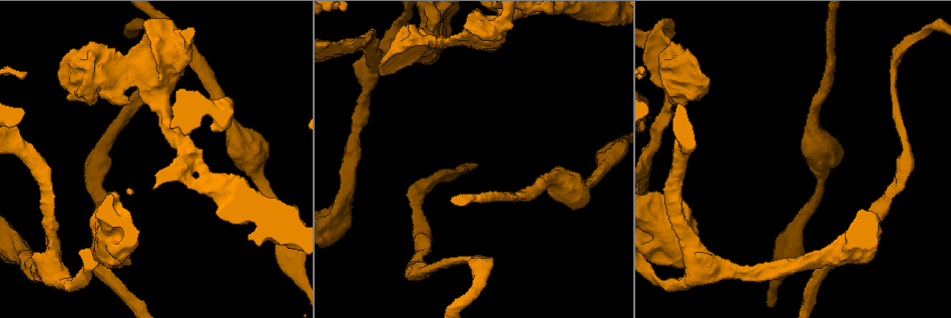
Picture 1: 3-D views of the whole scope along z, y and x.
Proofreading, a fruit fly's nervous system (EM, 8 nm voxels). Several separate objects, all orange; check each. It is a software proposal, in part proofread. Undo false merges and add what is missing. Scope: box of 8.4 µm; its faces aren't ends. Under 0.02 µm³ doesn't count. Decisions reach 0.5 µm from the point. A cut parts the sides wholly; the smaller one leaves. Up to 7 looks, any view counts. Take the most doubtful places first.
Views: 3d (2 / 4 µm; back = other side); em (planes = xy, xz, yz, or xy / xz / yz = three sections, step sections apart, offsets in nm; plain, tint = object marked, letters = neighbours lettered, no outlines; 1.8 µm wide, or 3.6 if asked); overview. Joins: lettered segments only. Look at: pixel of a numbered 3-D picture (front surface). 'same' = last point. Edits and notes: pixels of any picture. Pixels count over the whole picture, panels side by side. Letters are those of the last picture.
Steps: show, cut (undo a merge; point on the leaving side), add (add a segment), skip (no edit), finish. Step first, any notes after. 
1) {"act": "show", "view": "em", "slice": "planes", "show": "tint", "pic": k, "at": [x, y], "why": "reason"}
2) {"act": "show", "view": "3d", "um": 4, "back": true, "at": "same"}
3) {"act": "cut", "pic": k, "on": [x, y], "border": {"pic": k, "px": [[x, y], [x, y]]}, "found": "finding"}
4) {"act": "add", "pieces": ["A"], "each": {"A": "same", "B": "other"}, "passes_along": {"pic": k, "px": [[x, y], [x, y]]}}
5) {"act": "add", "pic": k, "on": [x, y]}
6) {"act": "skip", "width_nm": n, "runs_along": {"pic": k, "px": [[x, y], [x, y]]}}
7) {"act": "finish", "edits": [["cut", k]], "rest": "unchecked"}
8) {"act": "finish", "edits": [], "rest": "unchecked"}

{"act": "show", "view": "em", "slice": "xz", "step": 8, "show": "tint", "pic": 1, "at": [103, 76], "why": "sharp bend"}

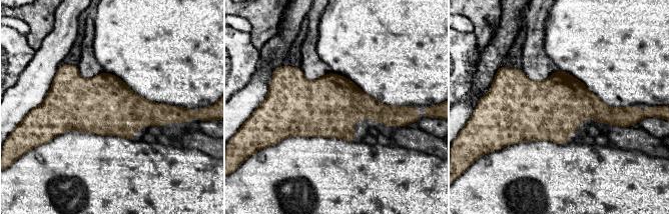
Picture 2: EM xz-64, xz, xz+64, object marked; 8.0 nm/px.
{"act": "show", "view": "em", "slice": "xy", "step": 8, "show": "tint", "at": "same"}

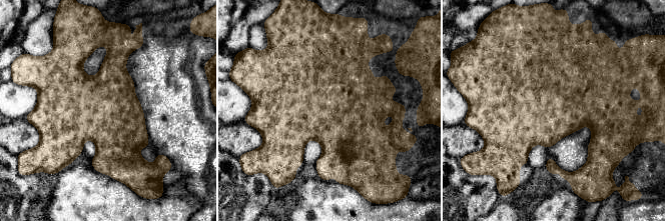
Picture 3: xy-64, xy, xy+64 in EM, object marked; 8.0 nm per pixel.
{"act": "show", "view": "em", "slice": "xy", "step": 8, "show": "letters", "at": "same", "why": "what lies round it"}

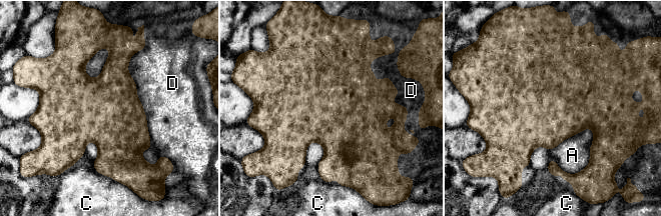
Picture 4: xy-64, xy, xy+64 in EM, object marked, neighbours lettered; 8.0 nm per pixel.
{"act": "skip", "each": {"A": "other", "C": "other", "D": "other"}, "found": "all the same neuron"}

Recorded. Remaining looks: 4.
{"act": "show", "view": "em", "um": 3.6, "slice": "yz", "step": 16, "show": "plain", "pic": 1, "at": [451, 30], "why": "an open end"}

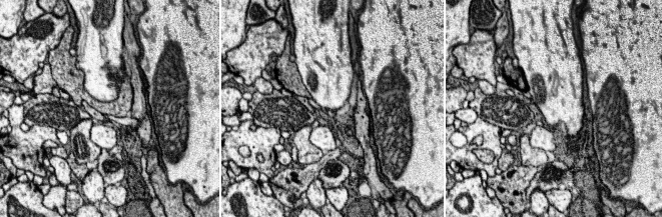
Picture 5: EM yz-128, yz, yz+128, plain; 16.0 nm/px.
{"act": "show", "view": "em", "um": 3.6, "slice": "yz", "step": 16, "show": "letters", "at": "same", "why": "what lies round it"}

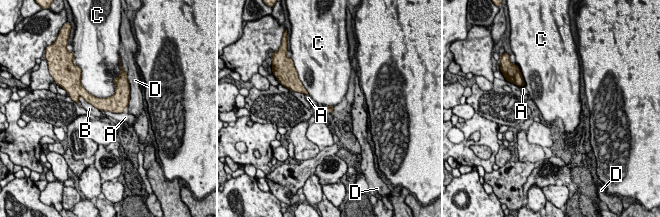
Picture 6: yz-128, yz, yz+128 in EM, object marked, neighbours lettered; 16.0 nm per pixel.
{"act": "skip", "each": {"A": "other", "B": "other", "C": "other", "D": "other"}, "border": {"pic": 6, "px": [[119, 76], [107, 97], [80, 84]]}, "found": "none of them fits"}

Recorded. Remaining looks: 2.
{"act": "finish", "edits": [], "rest": "unchecked"}

